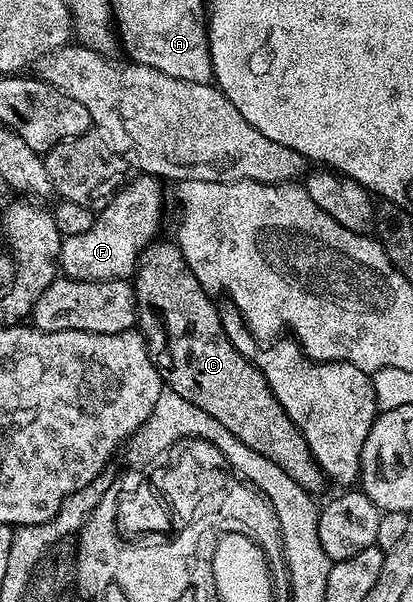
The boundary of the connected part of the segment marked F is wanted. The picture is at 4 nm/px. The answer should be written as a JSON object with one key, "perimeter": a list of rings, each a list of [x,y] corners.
{"perimeter":[[[156,177],[135,178],[126,181],[125,185],[104,203],[102,210],[105,211],[94,217],[87,232],[81,232],[79,236],[62,237],[59,270],[64,277],[84,282],[132,279],[141,253],[160,235],[157,233],[161,230],[161,217],[165,214],[162,183]]]}

